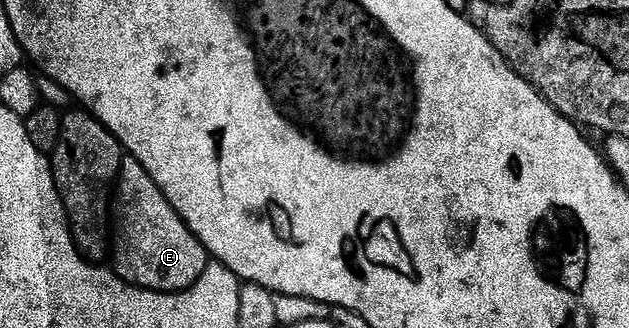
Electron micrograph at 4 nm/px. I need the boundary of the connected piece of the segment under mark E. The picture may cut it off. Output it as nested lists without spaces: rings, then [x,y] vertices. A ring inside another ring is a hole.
[[[122,156],[115,182],[115,244],[111,249],[111,265],[117,276],[141,289],[178,293],[191,287],[210,264],[209,252],[183,223],[163,191],[155,187],[155,179],[134,157]]]

